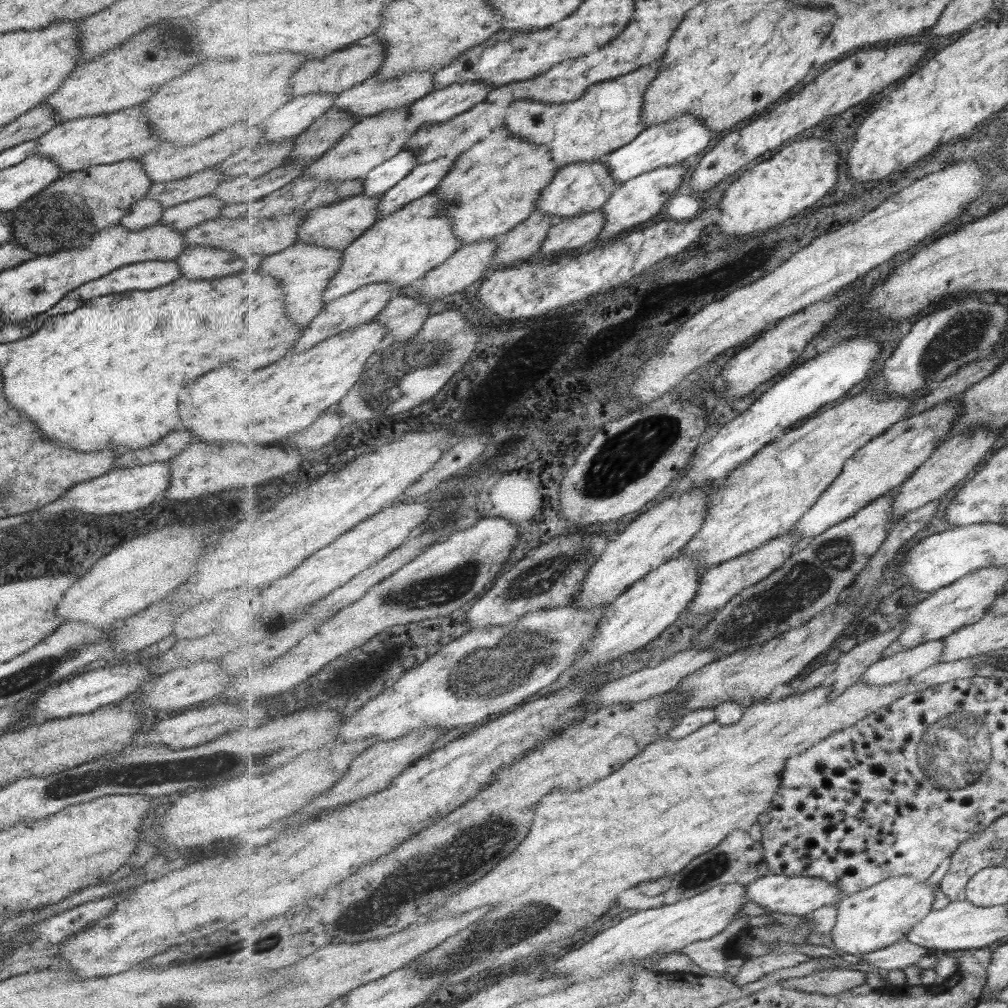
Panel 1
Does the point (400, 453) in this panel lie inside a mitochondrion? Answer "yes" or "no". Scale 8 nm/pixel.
no

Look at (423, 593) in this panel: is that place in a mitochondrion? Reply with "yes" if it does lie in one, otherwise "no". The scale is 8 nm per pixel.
yes

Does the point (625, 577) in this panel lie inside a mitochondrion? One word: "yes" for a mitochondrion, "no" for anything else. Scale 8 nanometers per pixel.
no

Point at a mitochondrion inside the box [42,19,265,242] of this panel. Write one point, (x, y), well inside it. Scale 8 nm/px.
(174, 41)

